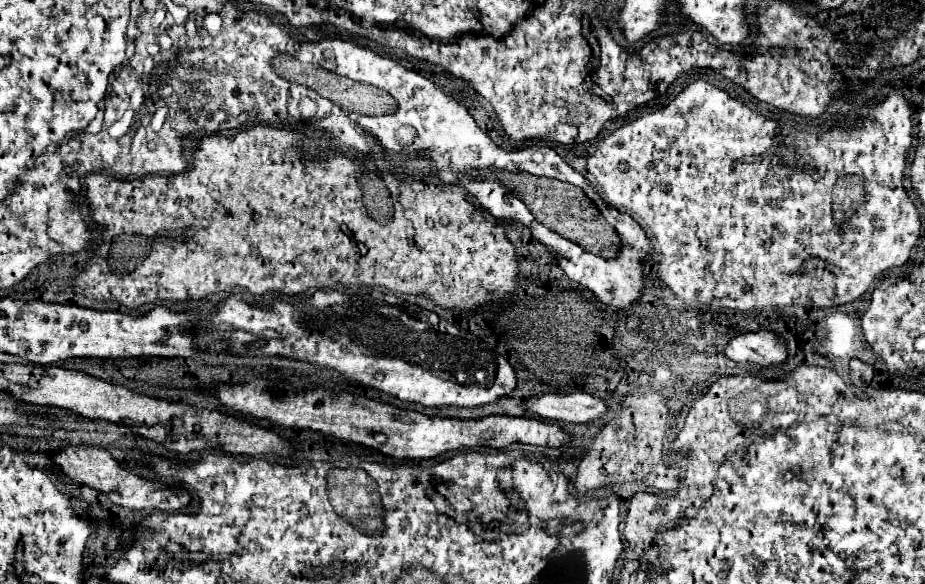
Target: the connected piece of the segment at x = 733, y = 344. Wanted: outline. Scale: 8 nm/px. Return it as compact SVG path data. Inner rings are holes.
M760 330L732 338L726 346L726 356L732 362L772 368L786 362L788 346L778 338L776 332Z

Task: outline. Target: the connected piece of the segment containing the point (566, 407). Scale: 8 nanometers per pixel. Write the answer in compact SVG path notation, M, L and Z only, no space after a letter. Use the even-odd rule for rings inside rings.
M586 392L574 394L538 394L526 402L526 410L548 418L562 420L572 424L590 424L602 420L608 412L608 406L602 398L596 398Z

